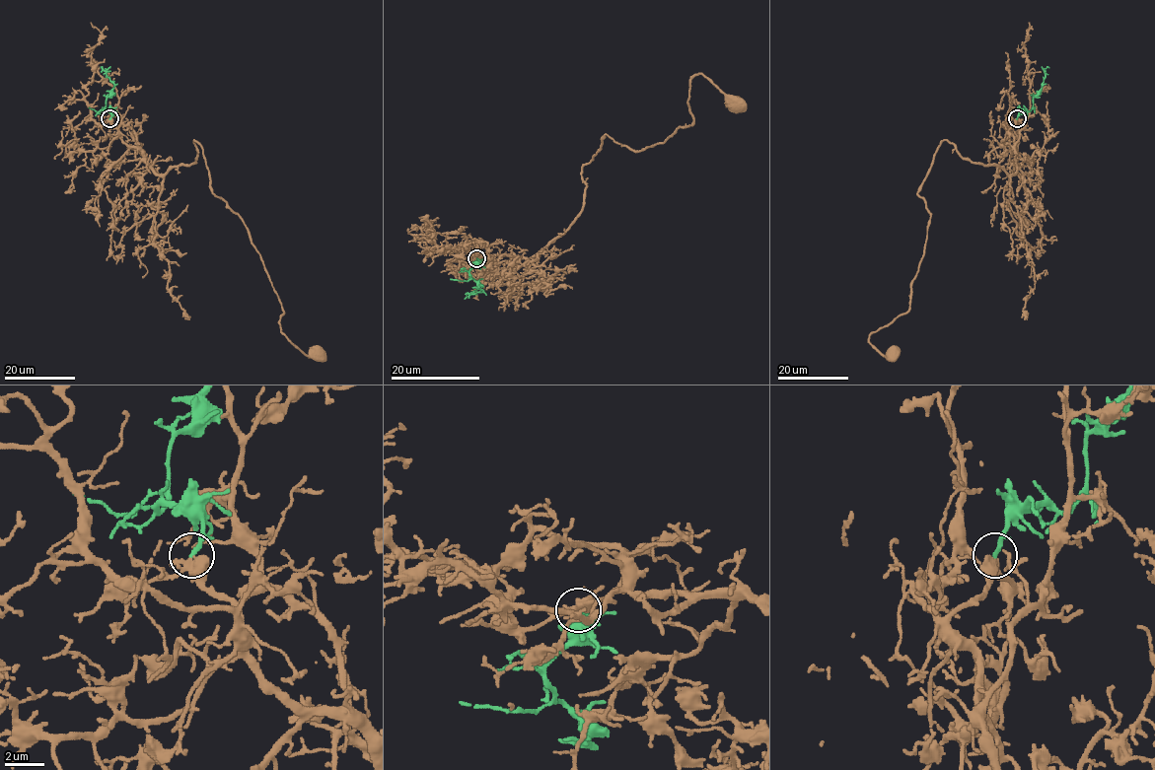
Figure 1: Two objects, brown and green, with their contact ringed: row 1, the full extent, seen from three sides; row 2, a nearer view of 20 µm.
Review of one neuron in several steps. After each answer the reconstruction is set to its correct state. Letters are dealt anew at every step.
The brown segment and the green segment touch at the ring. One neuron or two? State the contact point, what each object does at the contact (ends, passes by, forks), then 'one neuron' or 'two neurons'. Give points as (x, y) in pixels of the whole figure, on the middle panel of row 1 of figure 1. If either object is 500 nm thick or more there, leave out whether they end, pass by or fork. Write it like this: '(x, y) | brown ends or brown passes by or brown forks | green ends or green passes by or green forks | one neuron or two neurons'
(476, 258) | brown passes by | green ends | one neuron

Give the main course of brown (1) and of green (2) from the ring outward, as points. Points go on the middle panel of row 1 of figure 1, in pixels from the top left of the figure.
1: (476, 258), (486, 248), (532, 258), (564, 232), (605, 135), (642, 150), (690, 125), (693, 76), (734, 103)
2: (476, 258), (479, 261), (469, 274), (481, 290), (465, 299)

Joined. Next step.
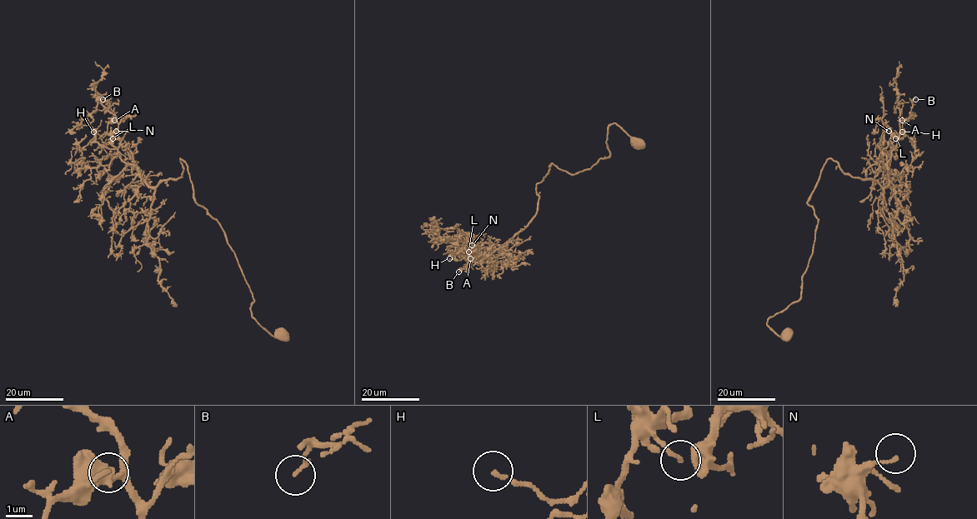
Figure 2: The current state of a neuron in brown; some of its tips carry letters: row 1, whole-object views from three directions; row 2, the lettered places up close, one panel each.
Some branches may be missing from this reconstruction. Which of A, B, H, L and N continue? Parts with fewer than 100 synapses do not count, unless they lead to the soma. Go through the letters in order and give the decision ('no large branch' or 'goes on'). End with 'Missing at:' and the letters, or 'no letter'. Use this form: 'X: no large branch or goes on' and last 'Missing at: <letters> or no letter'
A: no large branch
B: no large branch
H: no large branch
L: no large branch
N: no large branch
Missing at: no letter

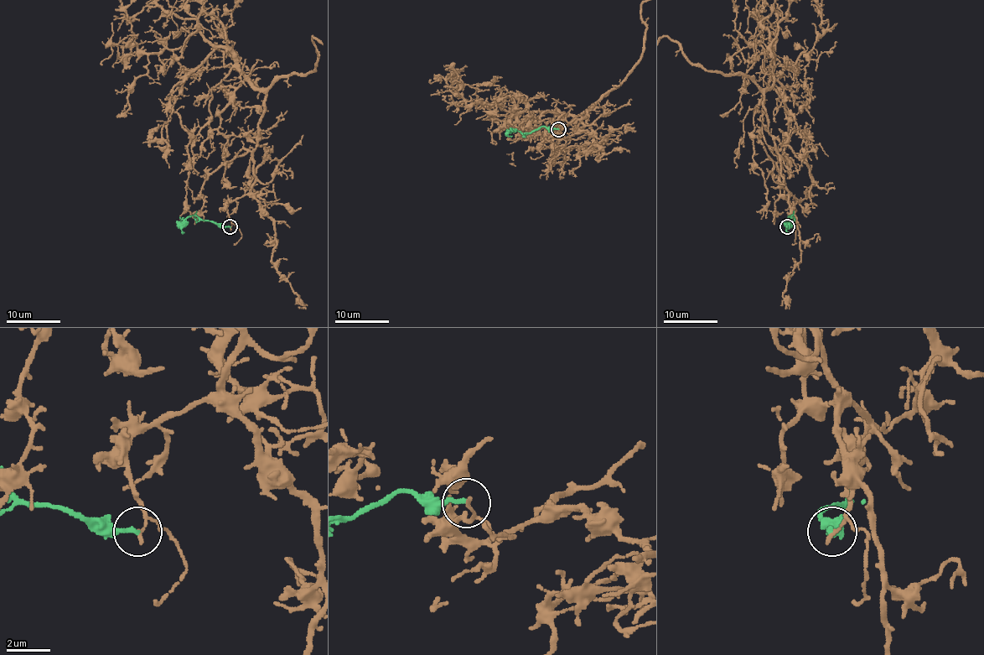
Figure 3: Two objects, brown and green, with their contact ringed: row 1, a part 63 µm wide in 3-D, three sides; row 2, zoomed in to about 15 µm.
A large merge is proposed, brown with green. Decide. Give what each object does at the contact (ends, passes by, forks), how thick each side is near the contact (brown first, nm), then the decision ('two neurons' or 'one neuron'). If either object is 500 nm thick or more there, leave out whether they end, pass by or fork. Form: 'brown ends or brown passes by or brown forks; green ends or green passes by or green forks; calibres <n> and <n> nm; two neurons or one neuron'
brown passes by; green ends; calibres 110 and 220 nm; two neurons

